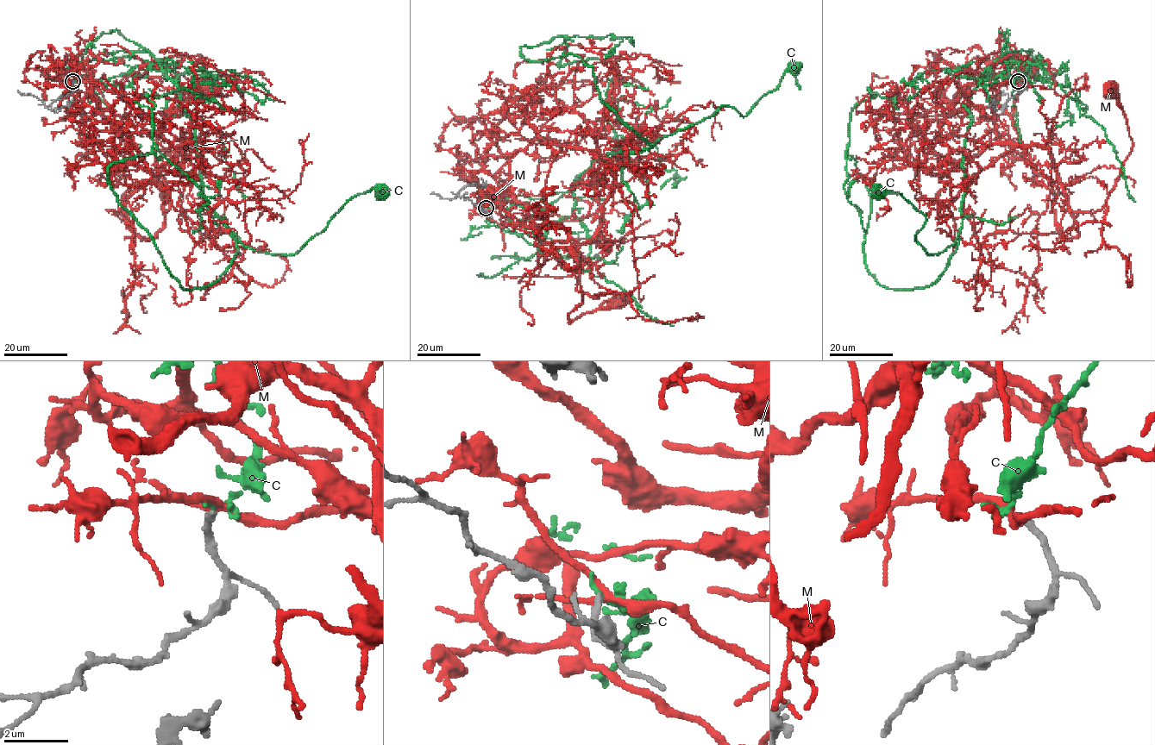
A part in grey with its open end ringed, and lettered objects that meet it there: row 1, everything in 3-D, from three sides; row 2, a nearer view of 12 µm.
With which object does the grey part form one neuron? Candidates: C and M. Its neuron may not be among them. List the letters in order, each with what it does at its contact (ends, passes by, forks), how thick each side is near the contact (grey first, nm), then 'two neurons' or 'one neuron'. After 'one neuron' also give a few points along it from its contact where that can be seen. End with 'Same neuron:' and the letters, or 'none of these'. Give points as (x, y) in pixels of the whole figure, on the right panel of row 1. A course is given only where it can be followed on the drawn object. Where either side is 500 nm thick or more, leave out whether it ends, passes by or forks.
C: it ends | 240/220 nm | two neurons
M: it forks | 240/180 nm | two neurons
Same neuron: none of these

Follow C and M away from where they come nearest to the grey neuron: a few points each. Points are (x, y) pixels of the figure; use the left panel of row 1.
C: (72, 81), (75, 61), (161, 61), (195, 123), (205, 203), (257, 251), (291, 254), (350, 198), (385, 189)
M: (72, 81), (92, 82), (114, 116), (116, 180), (155, 178), (166, 212), (157, 138), (209, 86)

